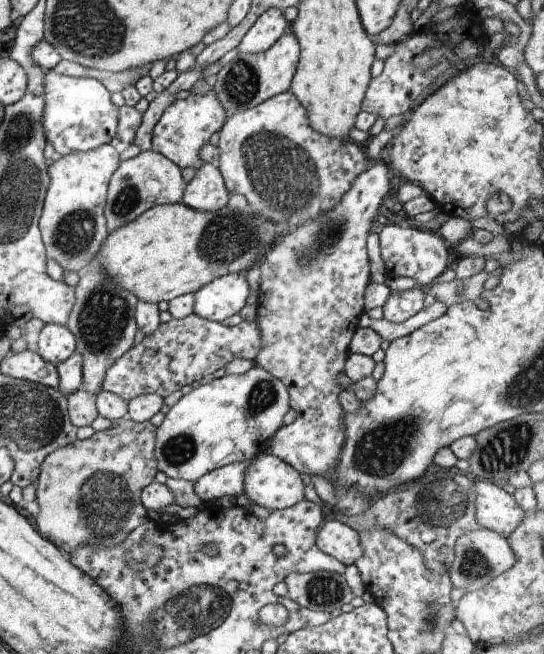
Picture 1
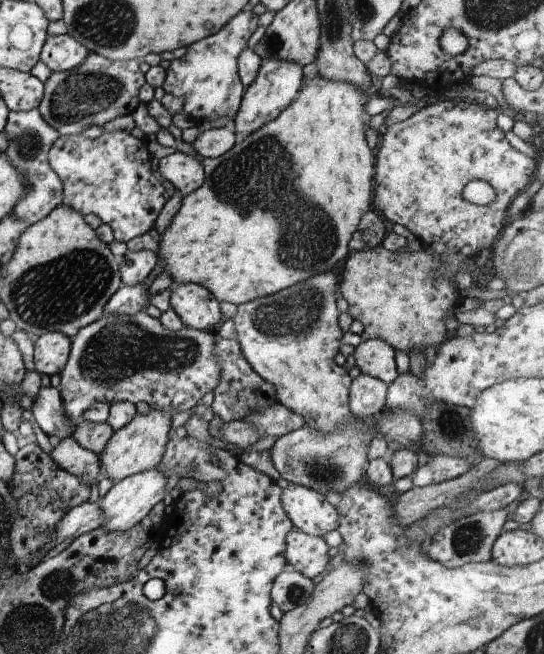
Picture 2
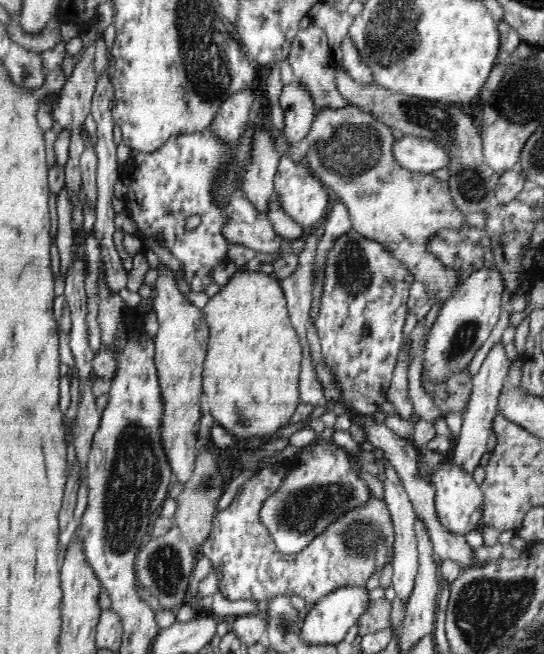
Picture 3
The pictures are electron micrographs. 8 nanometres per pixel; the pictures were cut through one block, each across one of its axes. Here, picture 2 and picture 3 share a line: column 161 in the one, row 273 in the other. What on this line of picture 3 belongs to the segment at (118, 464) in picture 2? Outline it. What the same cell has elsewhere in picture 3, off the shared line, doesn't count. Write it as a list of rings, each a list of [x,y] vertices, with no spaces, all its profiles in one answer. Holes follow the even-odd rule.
[[[349,104],[340,110],[322,108],[316,113],[310,133],[305,139],[308,141],[309,149],[304,164],[311,174],[320,179],[322,184],[348,207],[348,214],[352,219],[351,226],[360,235],[384,245],[392,255],[405,264],[414,281],[422,282],[426,286],[427,295],[432,302],[442,306],[456,292],[456,282],[465,277],[460,271],[440,263],[438,257],[428,251],[428,240],[436,232],[444,228],[458,230],[467,223],[463,212],[460,212],[452,201],[447,181],[434,177],[432,173],[412,172],[404,168],[392,154],[392,143],[395,141],[393,130],[368,112],[362,112],[357,106]]]

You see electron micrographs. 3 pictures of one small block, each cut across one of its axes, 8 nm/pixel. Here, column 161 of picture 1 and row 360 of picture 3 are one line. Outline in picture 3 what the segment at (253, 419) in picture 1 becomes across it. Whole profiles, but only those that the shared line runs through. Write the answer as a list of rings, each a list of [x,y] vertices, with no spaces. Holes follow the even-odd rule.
[[[486,264],[463,278],[456,292],[440,306],[438,316],[423,345],[424,361],[422,376],[432,383],[441,383],[450,375],[466,369],[496,326],[502,308],[504,279],[498,268]]]

